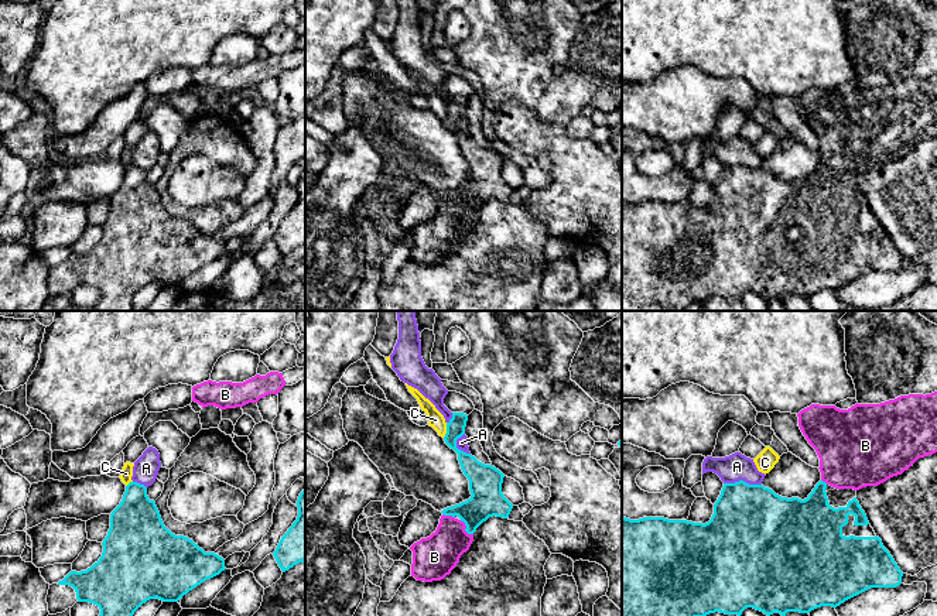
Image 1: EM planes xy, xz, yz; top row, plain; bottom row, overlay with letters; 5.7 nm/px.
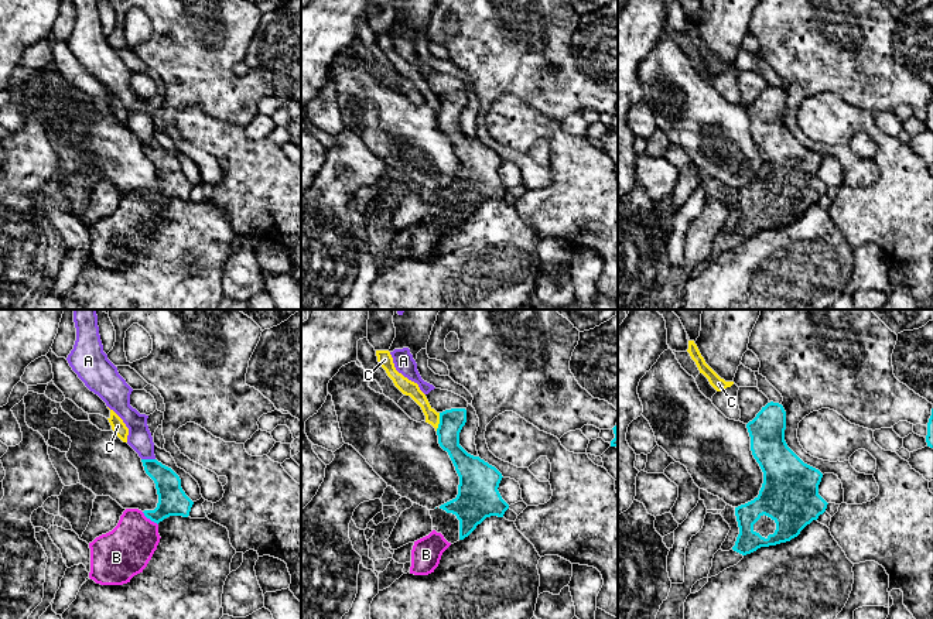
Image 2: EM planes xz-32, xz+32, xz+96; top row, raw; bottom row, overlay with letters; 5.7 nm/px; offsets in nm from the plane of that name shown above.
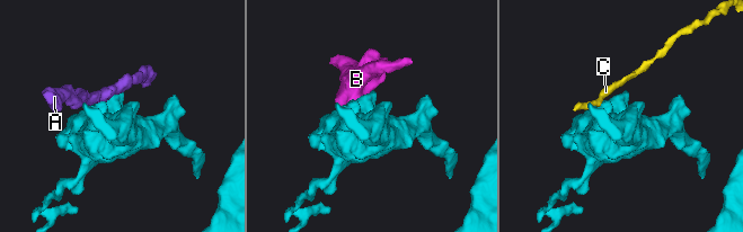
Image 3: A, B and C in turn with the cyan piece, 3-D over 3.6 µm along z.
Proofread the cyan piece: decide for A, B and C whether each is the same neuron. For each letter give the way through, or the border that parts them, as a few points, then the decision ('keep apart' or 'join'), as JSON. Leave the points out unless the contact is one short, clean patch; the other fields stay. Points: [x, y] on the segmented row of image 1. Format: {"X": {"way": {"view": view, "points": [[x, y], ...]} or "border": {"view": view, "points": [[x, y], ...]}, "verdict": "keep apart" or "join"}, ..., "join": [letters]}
{"A": {"verdict": "keep apart"}, "B": {"border": {"view": "xz", "points": [[460, 520], [464, 523], [465, 530], [472, 534]]}, "verdict": "keep apart"}, "C": {"border": {"view": "xz", "points": [[447, 423], [447, 431], [443, 437]]}, "verdict": "keep apart"}, "join": []}

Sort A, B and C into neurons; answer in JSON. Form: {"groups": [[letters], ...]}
{"groups": [["A"], ["B"], ["C"]]}

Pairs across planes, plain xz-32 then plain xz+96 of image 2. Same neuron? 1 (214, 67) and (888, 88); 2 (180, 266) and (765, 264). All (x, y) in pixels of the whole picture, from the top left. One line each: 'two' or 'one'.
1: one
2: one

